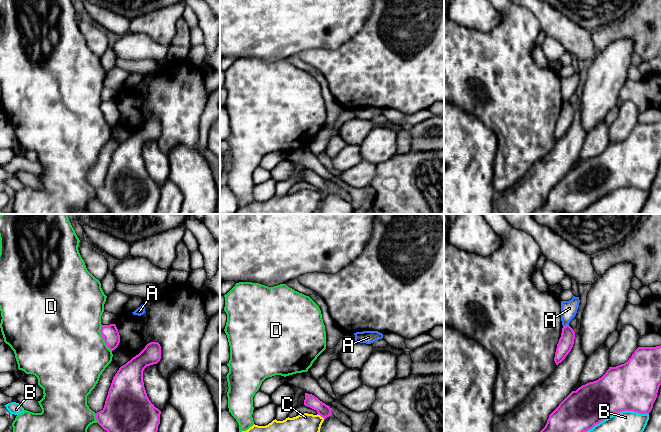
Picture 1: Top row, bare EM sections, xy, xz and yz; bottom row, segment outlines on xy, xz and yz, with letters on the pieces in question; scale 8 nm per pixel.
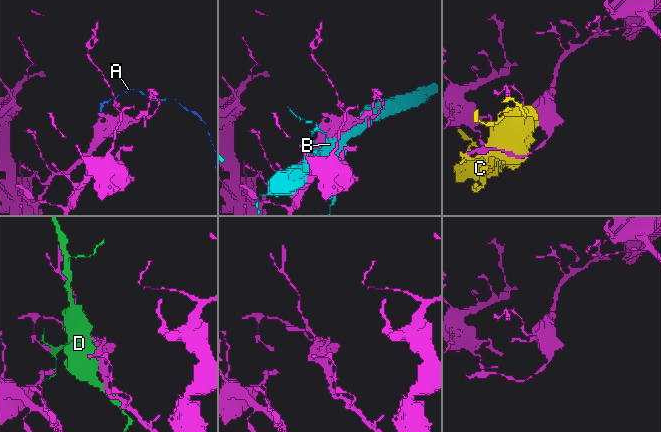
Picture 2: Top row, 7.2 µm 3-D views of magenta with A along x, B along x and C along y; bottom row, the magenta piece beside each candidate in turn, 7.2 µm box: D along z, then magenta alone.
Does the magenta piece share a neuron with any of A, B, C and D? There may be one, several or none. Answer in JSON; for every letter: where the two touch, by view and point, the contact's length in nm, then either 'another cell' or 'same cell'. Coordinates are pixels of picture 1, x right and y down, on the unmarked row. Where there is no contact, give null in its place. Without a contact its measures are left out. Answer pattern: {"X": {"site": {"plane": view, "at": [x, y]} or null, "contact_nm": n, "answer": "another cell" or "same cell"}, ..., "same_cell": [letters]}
{"A": {"site": {"plane": "yz", "at": [566, 101]}, "contact_nm": 50, "answer": "another cell"}, "B": {"site": {"plane": "yz", "at": [612, 190]}, "contact_nm": 600, "answer": "another cell"}, "C": {"site": {"plane": "xz", "at": [321, 192]}, "contact_nm": 70, "answer": "another cell"}, "D": {"site": {"plane": "xy", "at": [103, 114]}, "contact_nm": 240, "answer": "another cell"}, "same_cell": []}

